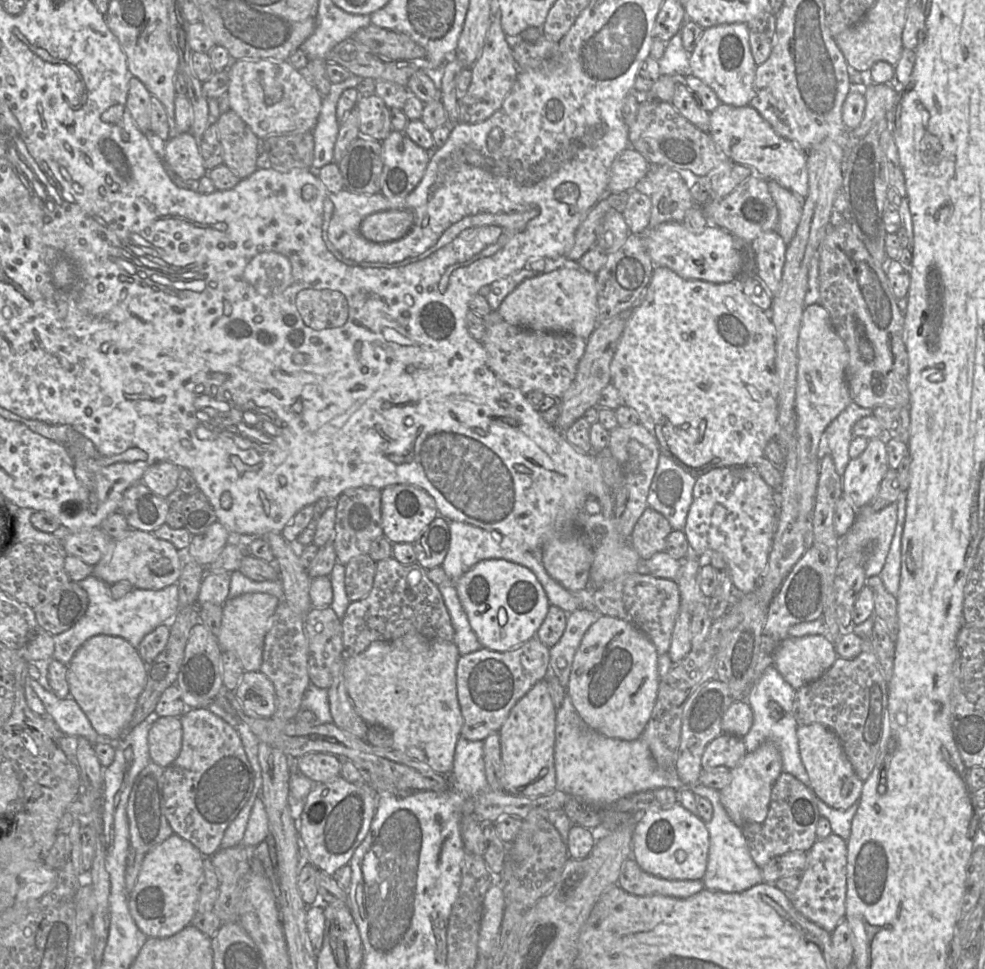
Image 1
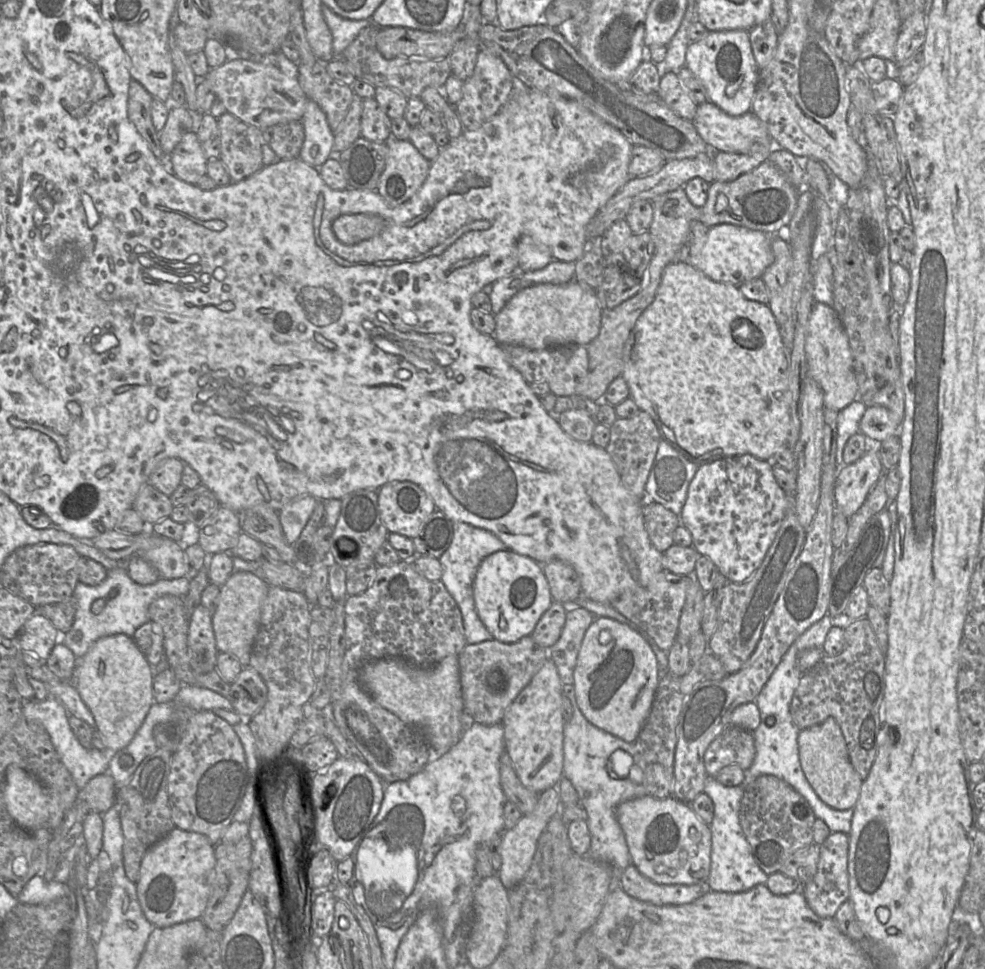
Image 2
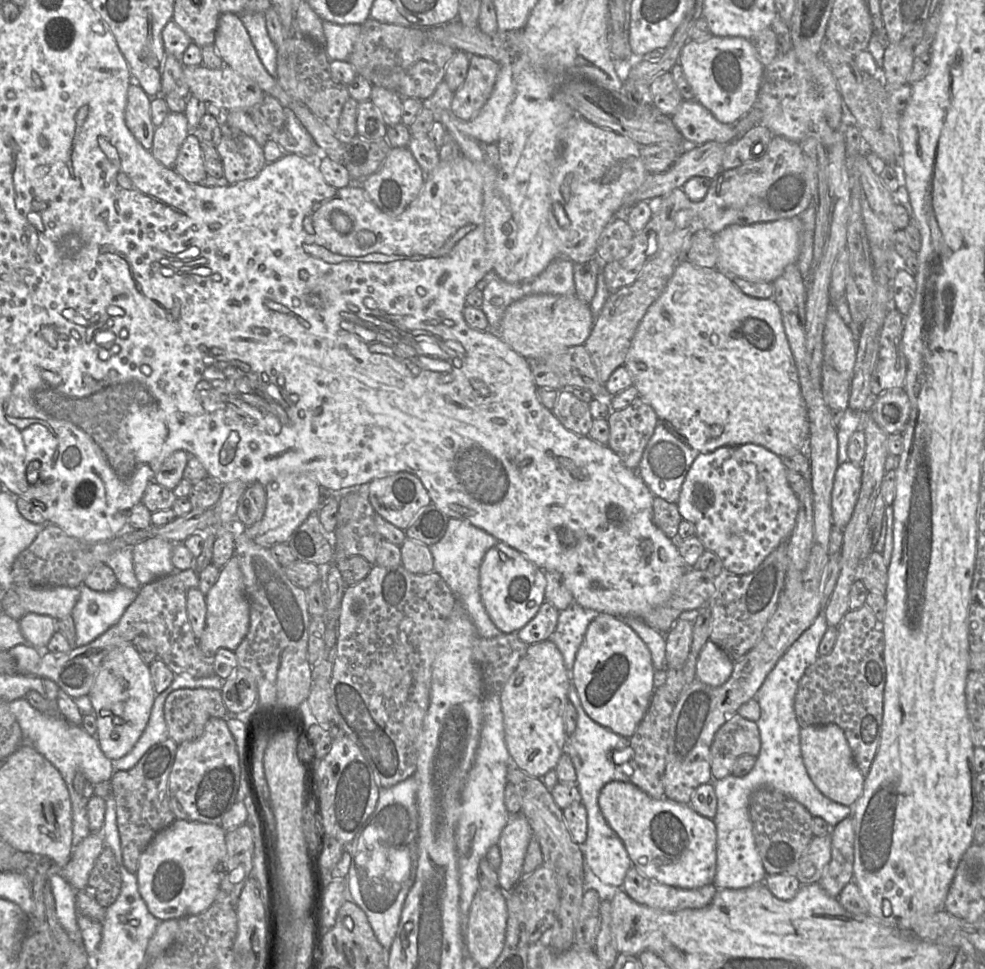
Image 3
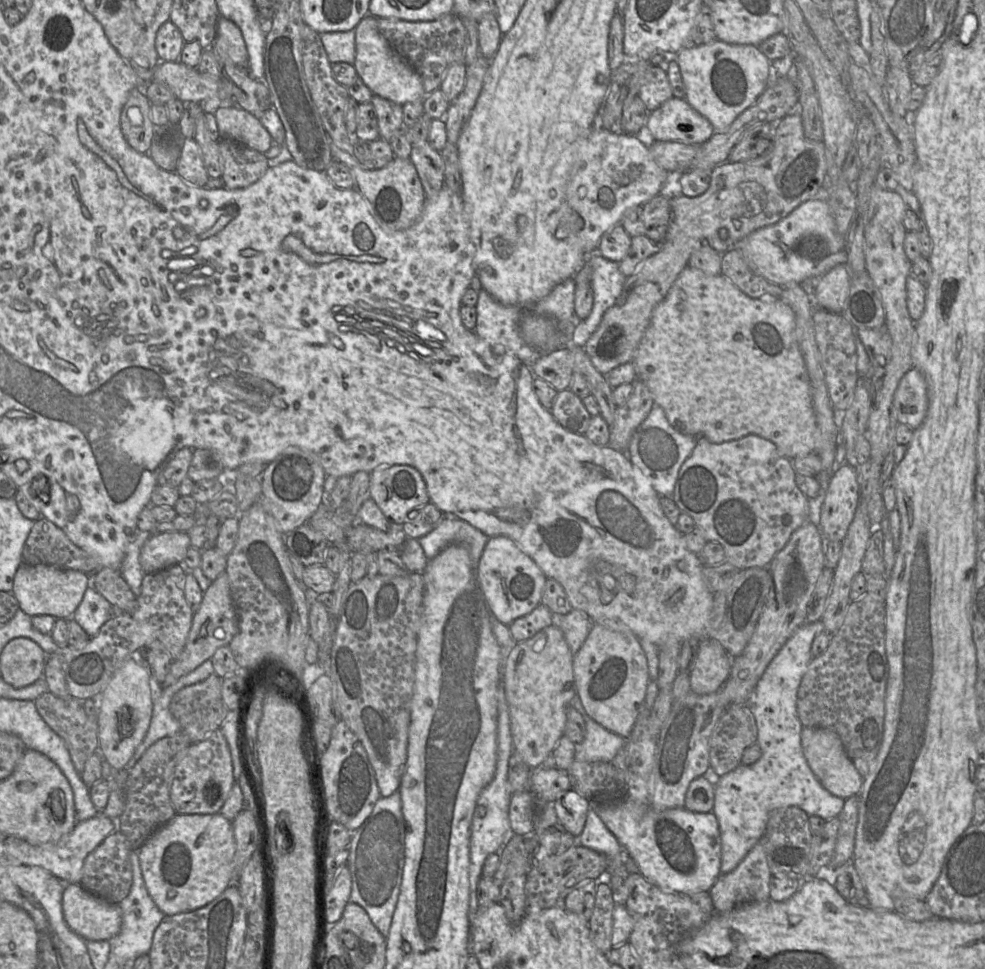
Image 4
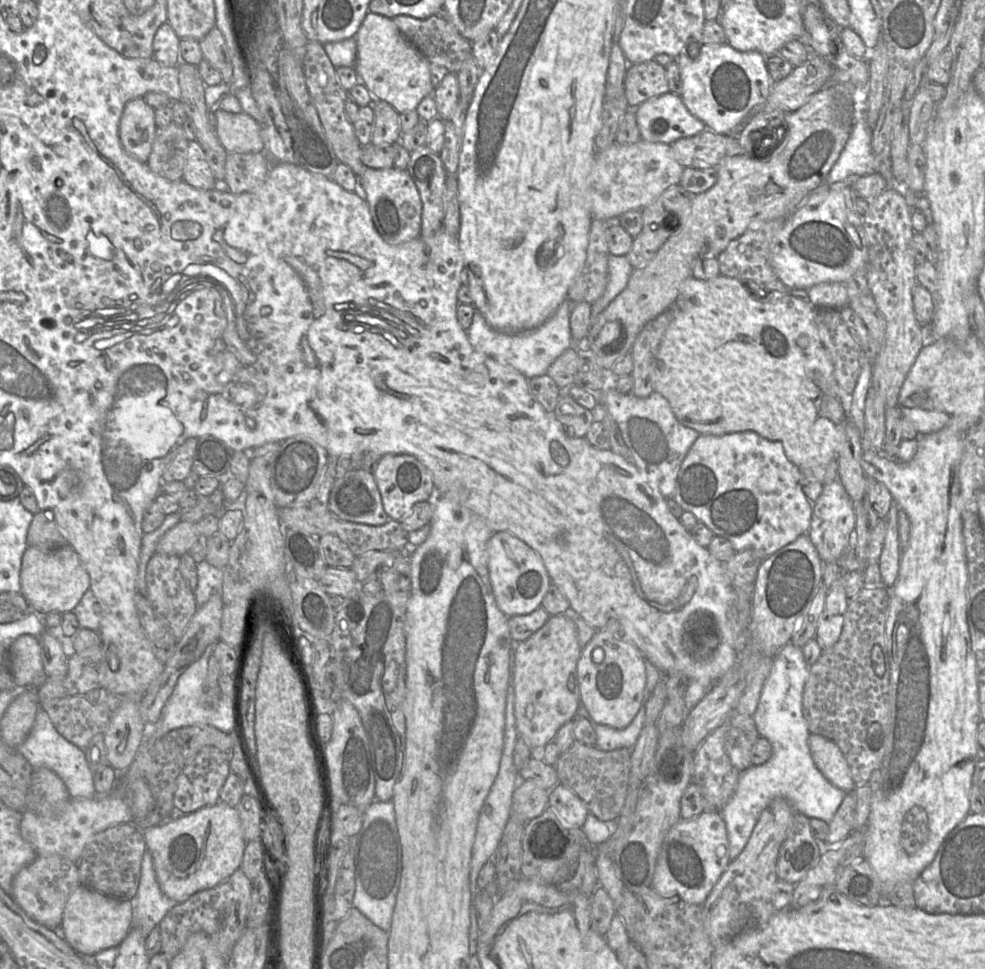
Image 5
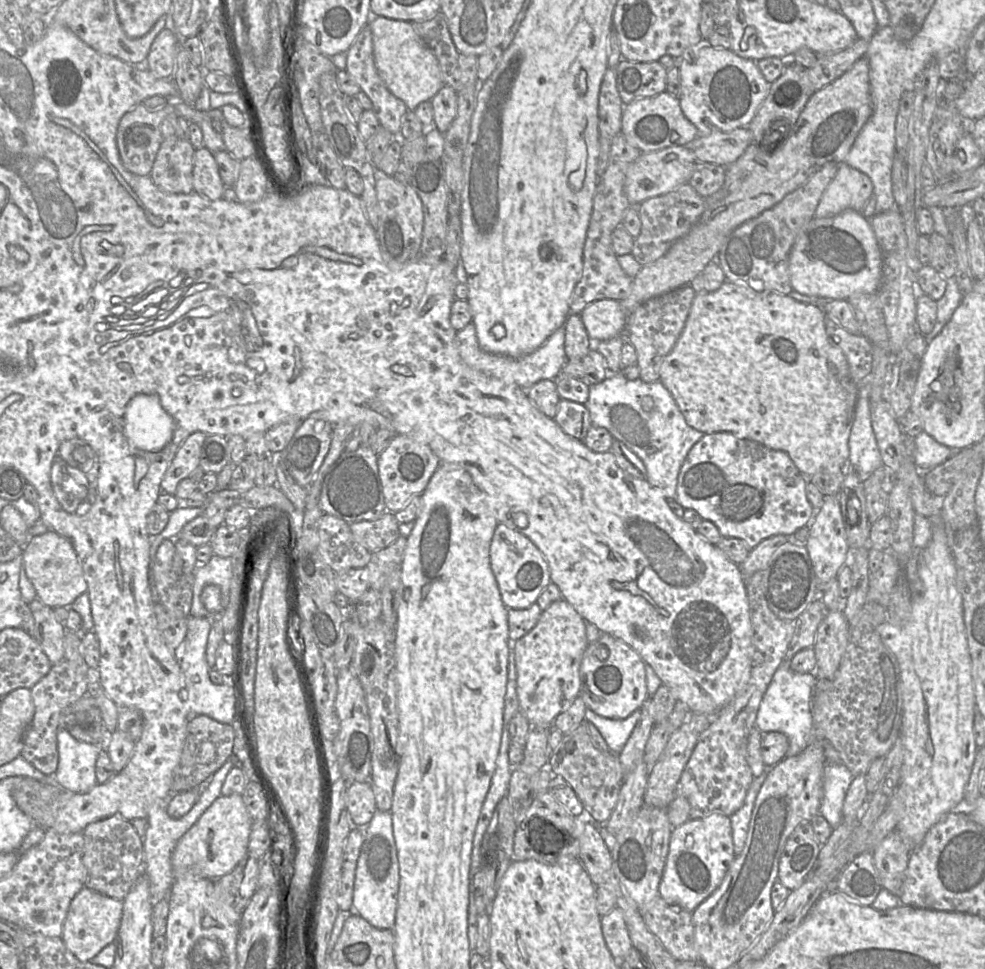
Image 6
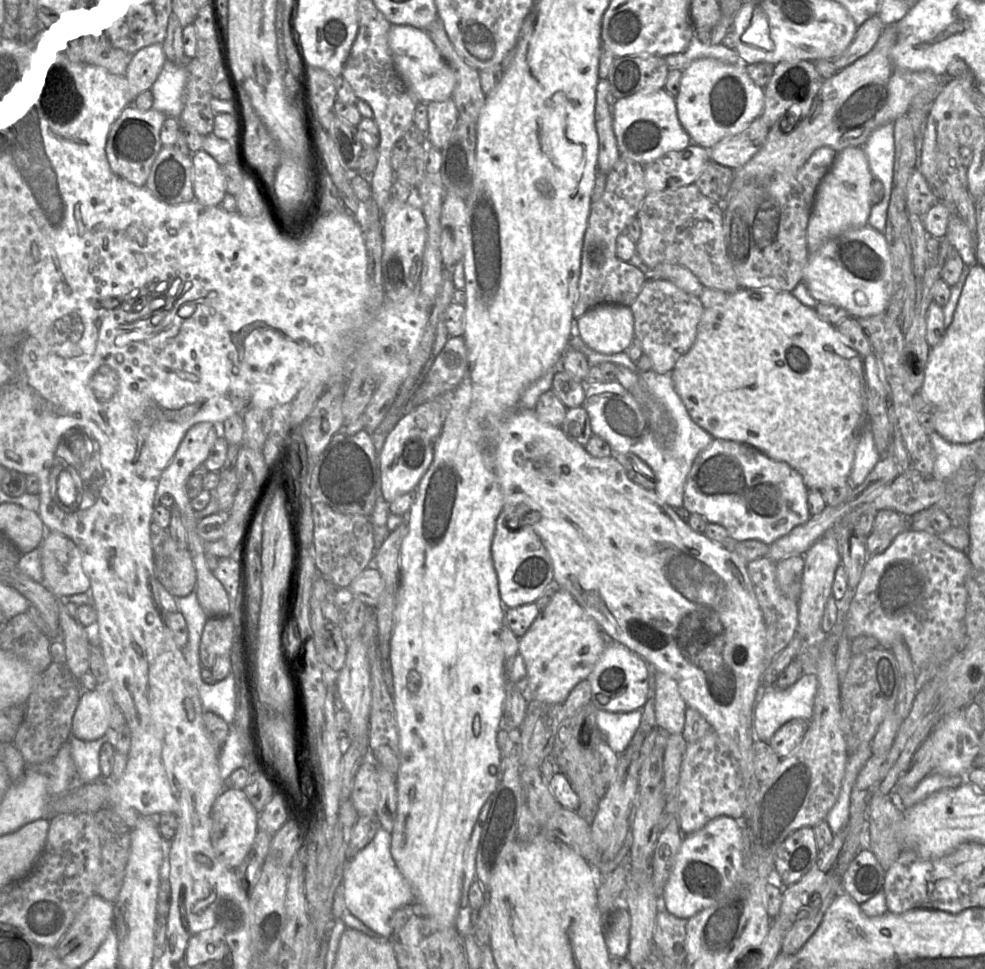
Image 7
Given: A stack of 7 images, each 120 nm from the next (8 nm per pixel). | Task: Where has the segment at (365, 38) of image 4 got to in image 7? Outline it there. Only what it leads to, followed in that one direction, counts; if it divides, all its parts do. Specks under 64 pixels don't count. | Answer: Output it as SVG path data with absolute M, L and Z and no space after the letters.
M392 24L388 33L388 44L396 71L420 101L428 103L452 98L456 74L424 29Z

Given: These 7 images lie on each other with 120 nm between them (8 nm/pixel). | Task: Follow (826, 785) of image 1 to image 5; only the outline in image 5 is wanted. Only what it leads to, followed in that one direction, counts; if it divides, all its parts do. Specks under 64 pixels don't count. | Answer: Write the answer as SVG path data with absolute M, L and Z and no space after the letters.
M810 733L808 745L815 765L829 782L846 793L855 789L847 761L834 741Z

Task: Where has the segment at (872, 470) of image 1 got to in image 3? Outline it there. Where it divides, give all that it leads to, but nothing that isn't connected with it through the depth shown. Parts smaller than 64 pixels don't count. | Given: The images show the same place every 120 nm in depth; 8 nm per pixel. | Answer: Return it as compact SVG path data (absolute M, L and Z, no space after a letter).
M847 460L838 465L831 493L832 525L844 529L850 521L862 484L862 464Z

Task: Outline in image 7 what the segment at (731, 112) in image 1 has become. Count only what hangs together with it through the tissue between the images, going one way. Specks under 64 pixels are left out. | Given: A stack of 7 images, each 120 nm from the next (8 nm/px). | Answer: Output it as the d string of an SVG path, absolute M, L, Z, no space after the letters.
M665 88L640 92L616 100L614 132L620 156L648 165L670 151L680 151L692 141L679 121L676 97Z

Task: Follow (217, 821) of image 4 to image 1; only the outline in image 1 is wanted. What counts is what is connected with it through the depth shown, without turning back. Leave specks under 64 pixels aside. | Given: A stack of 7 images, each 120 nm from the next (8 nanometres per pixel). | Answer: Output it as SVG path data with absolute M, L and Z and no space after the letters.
M175 833L145 855L136 884L128 894L128 906L135 924L147 937L168 938L191 924L204 866L205 856L199 849Z

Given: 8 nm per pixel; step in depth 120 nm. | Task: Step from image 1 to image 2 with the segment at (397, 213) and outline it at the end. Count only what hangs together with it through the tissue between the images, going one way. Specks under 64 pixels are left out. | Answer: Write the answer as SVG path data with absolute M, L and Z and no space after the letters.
M344 214L332 223L332 229L339 241L353 245L379 234L385 227L385 220L377 215Z

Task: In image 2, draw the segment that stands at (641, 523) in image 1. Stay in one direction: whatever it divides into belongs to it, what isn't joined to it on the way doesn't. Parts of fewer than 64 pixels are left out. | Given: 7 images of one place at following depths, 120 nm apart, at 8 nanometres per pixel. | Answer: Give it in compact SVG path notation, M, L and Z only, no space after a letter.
M643 502L644 526L651 544L661 553L674 544L675 529L681 524L679 516L661 504Z

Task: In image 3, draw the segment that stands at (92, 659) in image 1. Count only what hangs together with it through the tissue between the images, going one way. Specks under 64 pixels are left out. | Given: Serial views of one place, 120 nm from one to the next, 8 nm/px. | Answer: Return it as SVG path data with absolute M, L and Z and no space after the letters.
M133 644L121 645L105 656L88 696L96 717L100 749L112 761L122 758L142 735L156 696L149 665Z

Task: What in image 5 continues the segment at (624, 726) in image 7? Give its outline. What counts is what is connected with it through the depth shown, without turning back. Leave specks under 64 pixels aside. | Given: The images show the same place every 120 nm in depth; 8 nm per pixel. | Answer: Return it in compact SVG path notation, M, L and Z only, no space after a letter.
M642 704L633 721L624 729L616 729L597 723L584 706L579 706L578 715L587 718L594 728L597 740L595 746L603 751L620 748L632 749L645 726L645 704Z

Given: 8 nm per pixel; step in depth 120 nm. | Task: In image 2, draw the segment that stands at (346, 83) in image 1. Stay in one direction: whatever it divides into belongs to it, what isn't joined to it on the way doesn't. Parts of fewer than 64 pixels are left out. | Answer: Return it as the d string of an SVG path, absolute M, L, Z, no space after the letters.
M309 100L301 118L305 131L305 139L299 157L306 164L320 168L329 158L337 158L339 154L334 150L335 133L331 130L326 114L319 105Z

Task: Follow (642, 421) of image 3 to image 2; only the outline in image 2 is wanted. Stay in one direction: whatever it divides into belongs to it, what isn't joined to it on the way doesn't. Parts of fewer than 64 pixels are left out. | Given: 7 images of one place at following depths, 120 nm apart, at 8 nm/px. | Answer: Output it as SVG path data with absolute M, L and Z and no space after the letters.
M642 410L631 418L617 417L610 426L610 439L605 449L619 473L623 486L639 499L646 499L645 485L661 439L662 436L655 422Z

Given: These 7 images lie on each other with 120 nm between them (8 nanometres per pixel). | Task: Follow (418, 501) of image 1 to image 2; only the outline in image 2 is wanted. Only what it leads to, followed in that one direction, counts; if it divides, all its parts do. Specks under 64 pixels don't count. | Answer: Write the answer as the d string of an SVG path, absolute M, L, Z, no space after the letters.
M391 481L377 490L381 520L389 533L411 539L418 536L426 519L436 510L432 498L411 481Z

